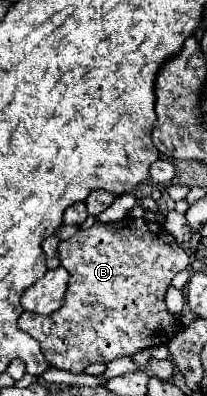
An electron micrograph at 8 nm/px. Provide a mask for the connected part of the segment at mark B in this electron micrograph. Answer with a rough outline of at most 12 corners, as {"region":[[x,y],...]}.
{"region":[[157,222],[59,242],[65,306],[23,312],[51,366],[79,374],[167,344],[165,292],[189,266]]}

